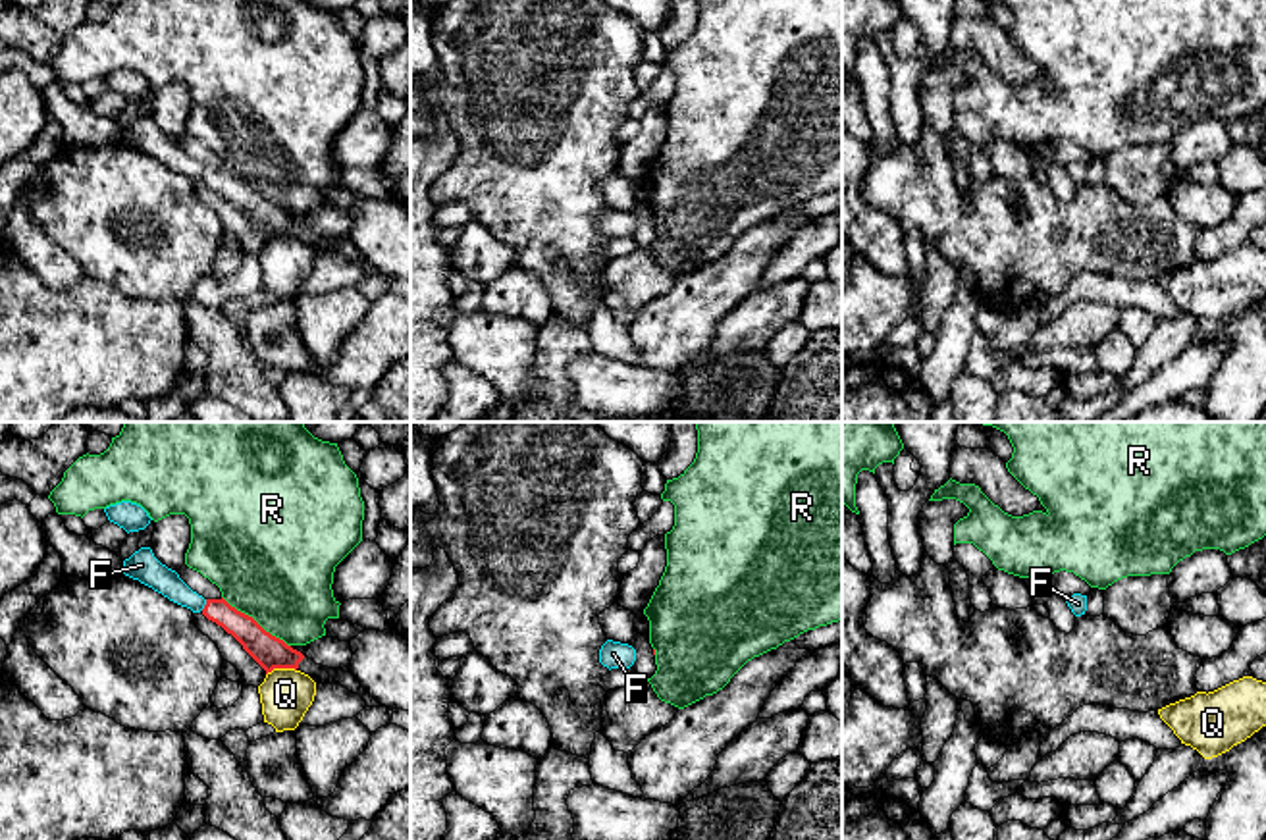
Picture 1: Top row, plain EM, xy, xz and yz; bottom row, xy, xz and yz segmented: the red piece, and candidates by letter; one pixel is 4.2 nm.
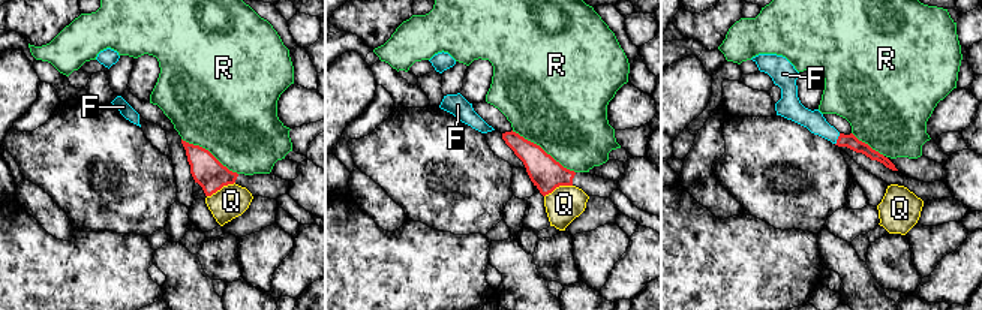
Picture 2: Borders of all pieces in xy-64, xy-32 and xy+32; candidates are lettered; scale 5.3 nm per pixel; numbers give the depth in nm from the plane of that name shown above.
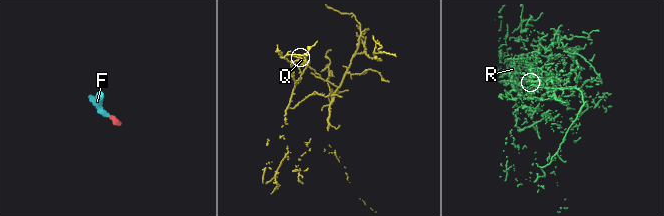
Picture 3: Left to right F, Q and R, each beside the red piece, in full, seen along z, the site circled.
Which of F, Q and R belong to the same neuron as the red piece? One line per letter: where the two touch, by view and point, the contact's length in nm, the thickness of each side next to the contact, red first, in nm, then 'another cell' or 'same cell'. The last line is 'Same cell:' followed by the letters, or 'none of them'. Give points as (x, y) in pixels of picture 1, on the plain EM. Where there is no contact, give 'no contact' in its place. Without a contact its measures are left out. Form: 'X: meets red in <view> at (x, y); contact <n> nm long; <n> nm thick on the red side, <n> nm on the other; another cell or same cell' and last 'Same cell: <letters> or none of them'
F: meets red in xy at (205, 174); contact 50 nm long; 120 nm thick on the red side, 120 nm on the other; same cell
Q: meets red in xy at (280, 236); contact 130 nm long; 140 nm thick on the red side, 220 nm on the other; another cell
R: meets red in xy at (255, 189); contact 360 nm long; 140 nm thick on the red side, 480 nm on the other; another cell
Same cell: F

